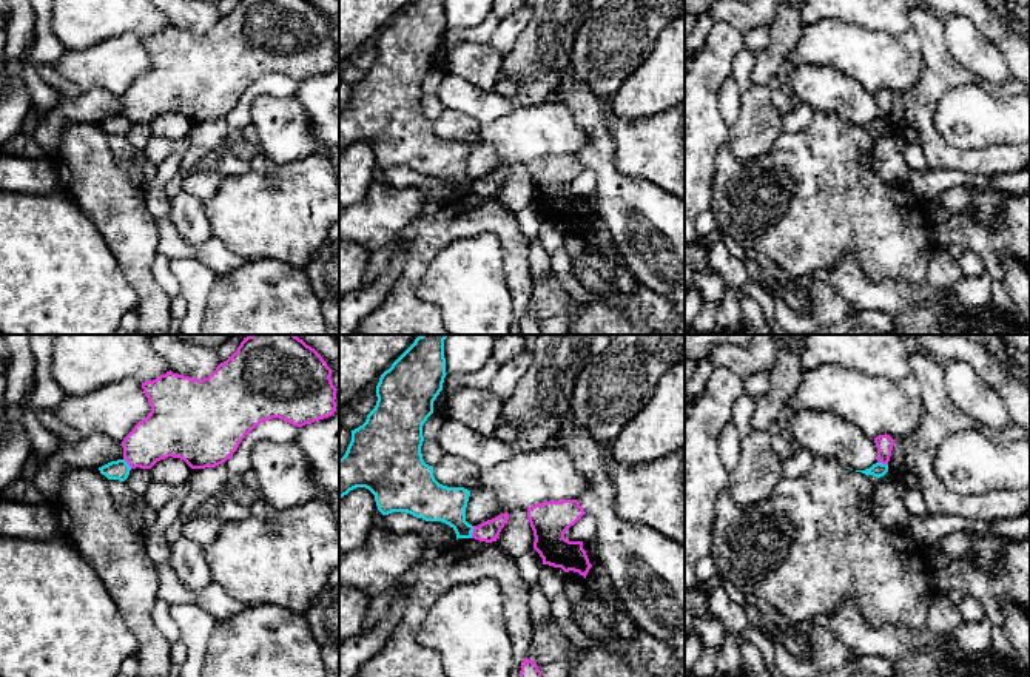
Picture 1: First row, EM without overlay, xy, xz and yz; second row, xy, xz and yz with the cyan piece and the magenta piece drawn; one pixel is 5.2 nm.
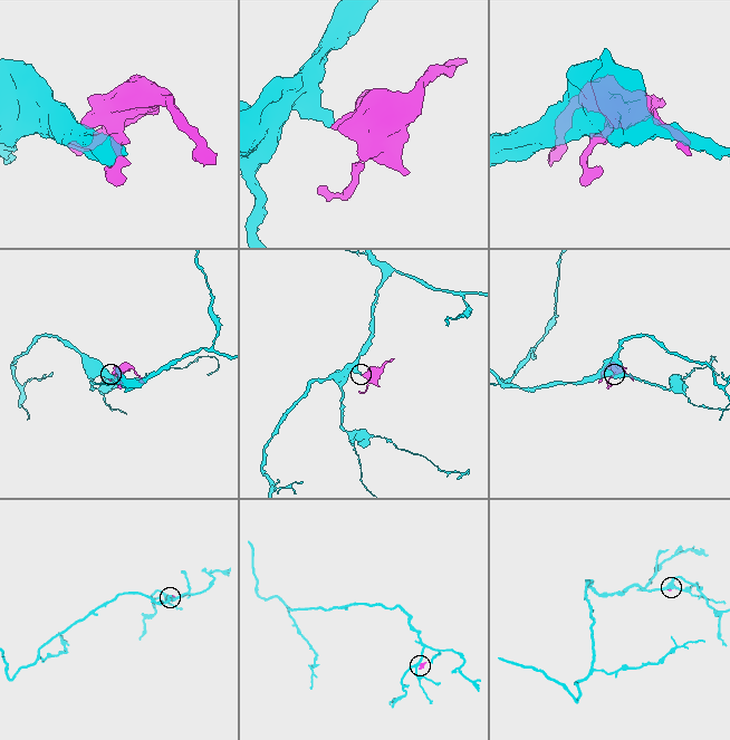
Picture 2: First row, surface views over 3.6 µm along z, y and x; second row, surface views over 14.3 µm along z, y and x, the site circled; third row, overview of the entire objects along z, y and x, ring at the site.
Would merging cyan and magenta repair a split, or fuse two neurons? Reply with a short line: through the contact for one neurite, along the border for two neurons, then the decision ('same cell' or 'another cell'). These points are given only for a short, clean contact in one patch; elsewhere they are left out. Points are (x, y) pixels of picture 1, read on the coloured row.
line xz (474, 526), (471, 537); another cell

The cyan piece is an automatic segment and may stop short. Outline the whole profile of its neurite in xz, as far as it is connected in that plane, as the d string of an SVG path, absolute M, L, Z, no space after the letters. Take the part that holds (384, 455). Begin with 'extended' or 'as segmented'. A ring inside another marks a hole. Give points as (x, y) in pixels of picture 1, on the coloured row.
as segmented; M421 335L385 370L376 386L376 406L339 460L339 500L356 487L375 495L382 515L407 512L449 524L458 538L472 538L466 521L470 490L447 487L433 477L421 453L422 426L446 378L444 339Z

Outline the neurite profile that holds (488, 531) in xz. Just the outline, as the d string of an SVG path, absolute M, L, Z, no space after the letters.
M506 512L478 526L473 526L472 538L486 541L486 543L496 541L507 520L509 520L509 514Z

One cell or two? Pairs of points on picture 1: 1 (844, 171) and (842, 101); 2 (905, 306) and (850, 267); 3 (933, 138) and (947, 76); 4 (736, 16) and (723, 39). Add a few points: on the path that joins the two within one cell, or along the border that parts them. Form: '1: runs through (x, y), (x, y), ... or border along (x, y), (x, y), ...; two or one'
1: border along (814, 108), (828, 111), (845, 122); two
2: runs through (891, 296), (875, 295), (861, 281); one
3: runs through (927, 122), (927, 96), (932, 91); one
4: border along (716, 20), (725, 20), (743, 33); two

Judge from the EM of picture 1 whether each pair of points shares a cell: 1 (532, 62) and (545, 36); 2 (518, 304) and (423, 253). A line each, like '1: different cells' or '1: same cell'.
1: same cell
2: same cell

